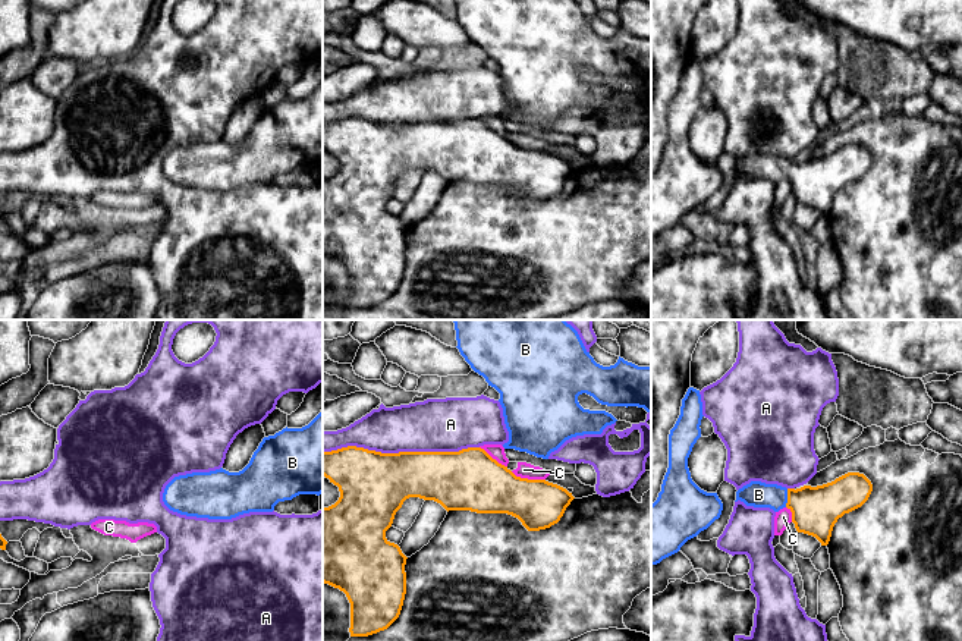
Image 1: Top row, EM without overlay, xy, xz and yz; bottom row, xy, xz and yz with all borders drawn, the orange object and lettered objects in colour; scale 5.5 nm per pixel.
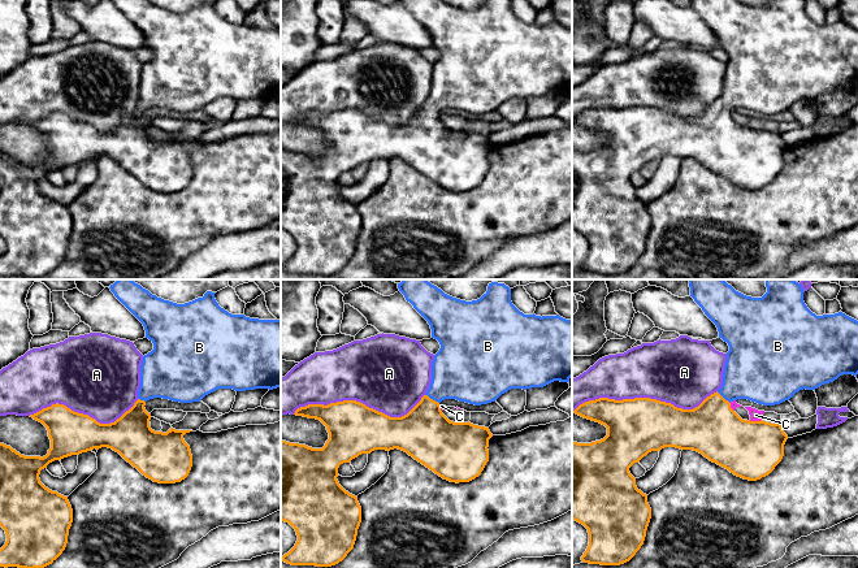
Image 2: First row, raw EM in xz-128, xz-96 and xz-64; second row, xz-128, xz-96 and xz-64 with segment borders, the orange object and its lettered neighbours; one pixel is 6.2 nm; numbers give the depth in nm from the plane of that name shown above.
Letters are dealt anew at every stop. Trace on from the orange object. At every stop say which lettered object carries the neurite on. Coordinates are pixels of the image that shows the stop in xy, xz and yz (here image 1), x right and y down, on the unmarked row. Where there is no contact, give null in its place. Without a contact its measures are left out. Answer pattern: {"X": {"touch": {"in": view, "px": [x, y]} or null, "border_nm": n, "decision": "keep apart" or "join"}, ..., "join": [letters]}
{"A": {"touch": {"in": "xz", "px": [401, 123]}, "border_nm": 850, "decision": "keep apart"}, "B": {"touch": {"in": "yz", "px": [788, 169]}, "border_nm": 110, "decision": "join"}, "C": {"touch": {"in": "xz", "px": [527, 150]}, "border_nm": 200, "decision": "keep apart"}, "join": ["B"]}

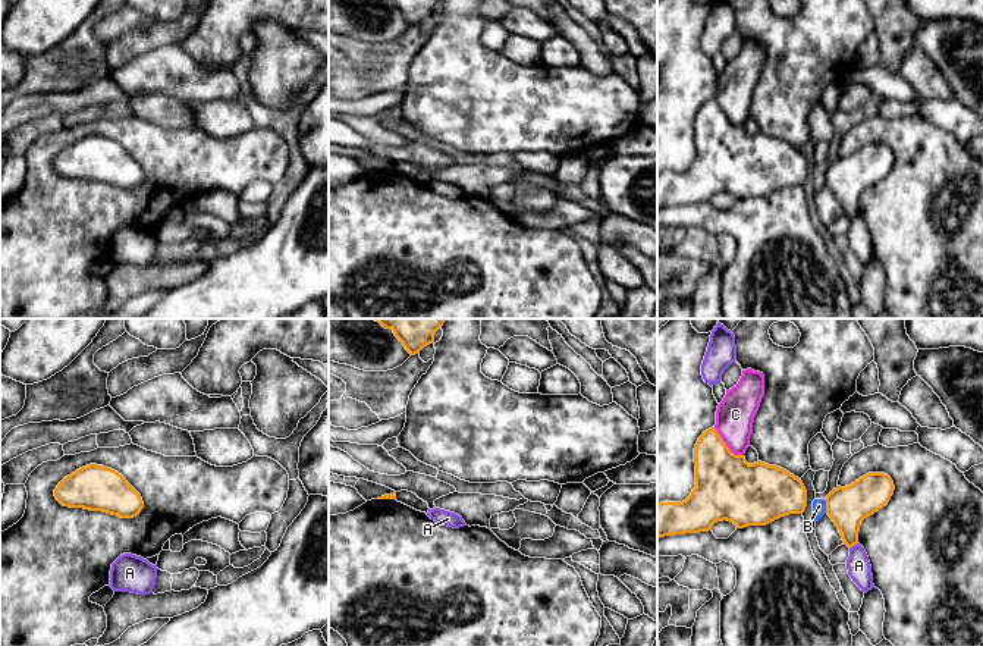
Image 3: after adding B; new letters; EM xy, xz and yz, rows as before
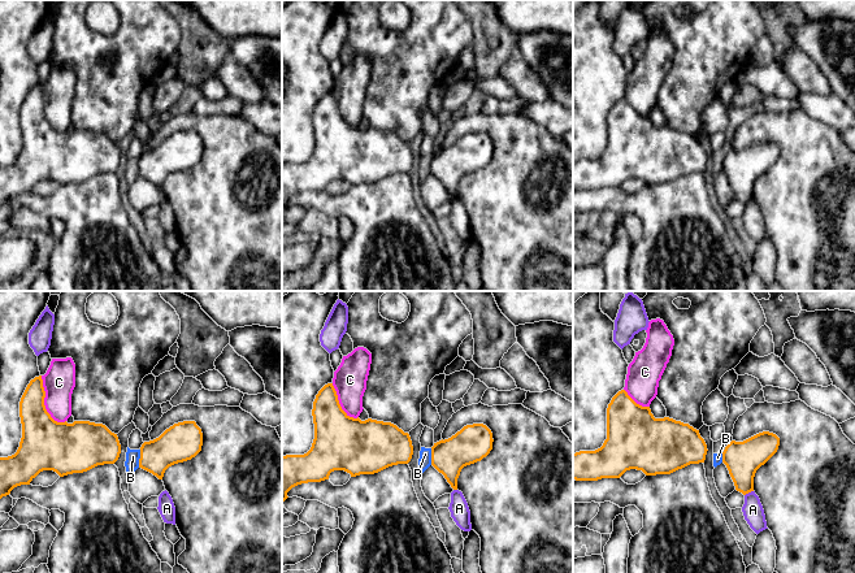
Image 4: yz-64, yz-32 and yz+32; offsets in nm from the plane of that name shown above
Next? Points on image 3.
{"A": {"touch": {"in": "yz", "px": [853, 216]}, "border_nm": 60, "decision": "keep apart"}, "B": {"touch": {"in": "yz", "px": [826, 178]}, "border_nm": 80, "decision": "keep apart"}, "C": {"touch": {"in": "yz", "px": [725, 116]}, "border_nm": 220, "decision": "keep apart"}, "join": []}

